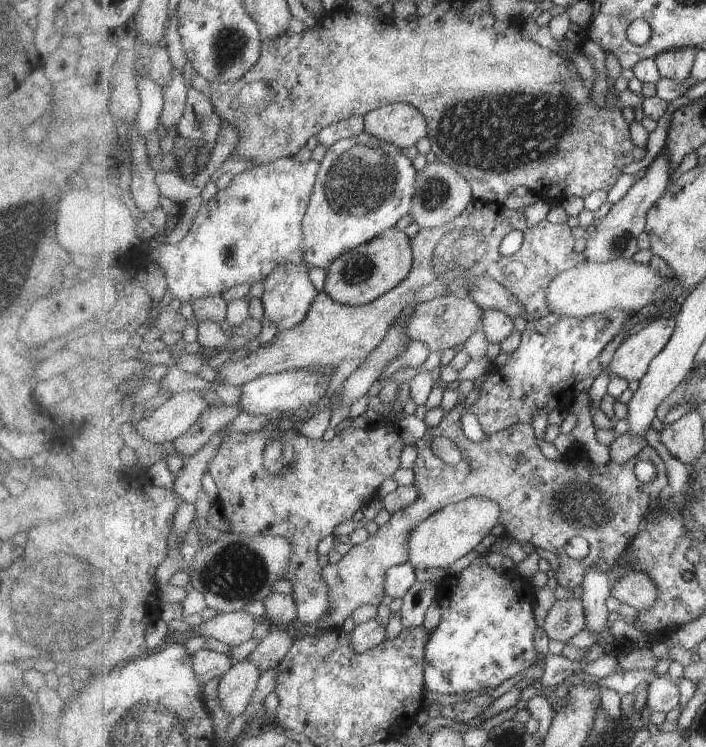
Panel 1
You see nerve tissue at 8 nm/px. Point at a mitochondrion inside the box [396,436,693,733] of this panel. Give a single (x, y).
(588, 504)

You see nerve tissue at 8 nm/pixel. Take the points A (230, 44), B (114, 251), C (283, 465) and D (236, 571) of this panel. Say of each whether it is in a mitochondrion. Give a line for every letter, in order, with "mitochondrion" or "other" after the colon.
A: mitochondrion
B: other
C: mitochondrion
D: mitochondrion

